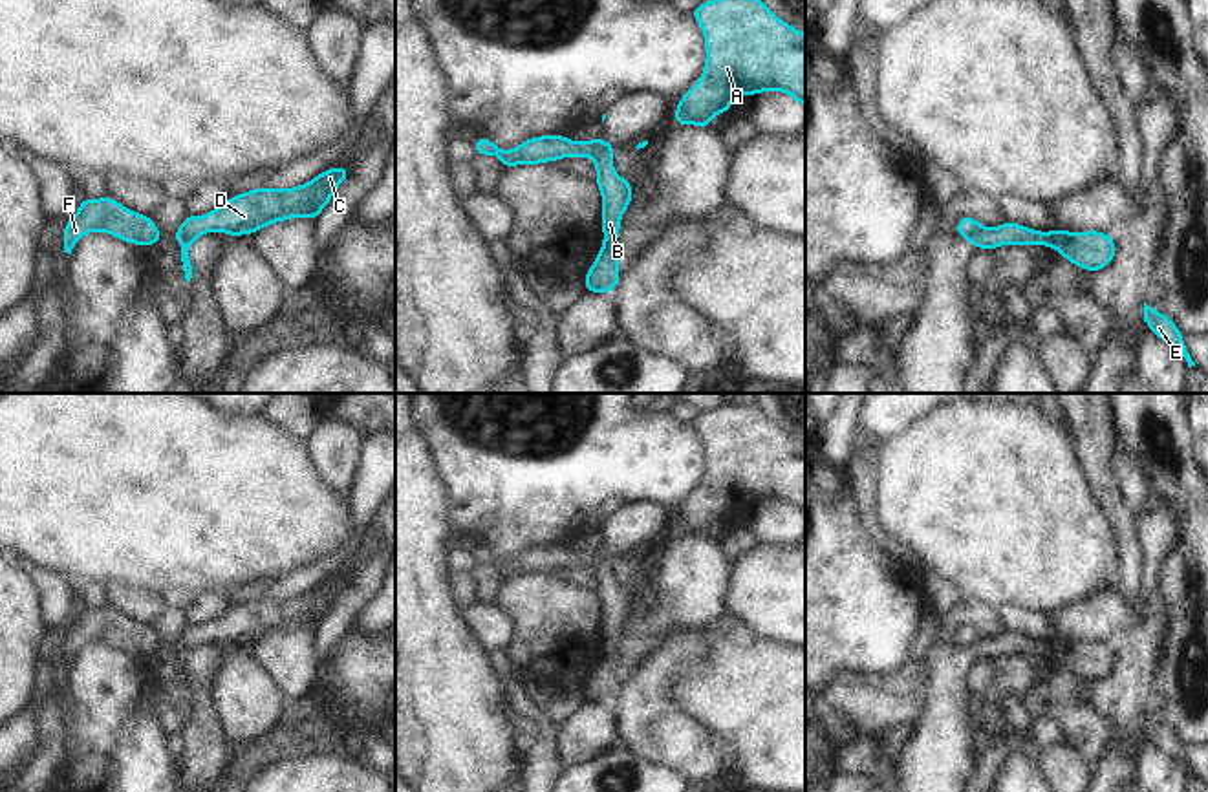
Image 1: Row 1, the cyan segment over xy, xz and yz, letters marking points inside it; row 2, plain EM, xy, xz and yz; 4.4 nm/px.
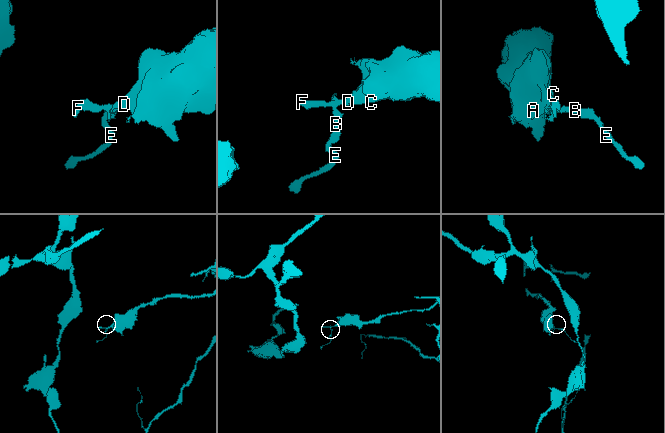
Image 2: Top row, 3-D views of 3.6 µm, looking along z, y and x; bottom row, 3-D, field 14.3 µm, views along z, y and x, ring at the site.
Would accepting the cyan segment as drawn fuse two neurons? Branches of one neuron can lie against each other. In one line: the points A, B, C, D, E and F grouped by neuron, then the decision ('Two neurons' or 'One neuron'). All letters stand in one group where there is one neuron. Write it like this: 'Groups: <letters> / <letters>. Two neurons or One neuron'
Groups: A C D F / B E. Two neurons

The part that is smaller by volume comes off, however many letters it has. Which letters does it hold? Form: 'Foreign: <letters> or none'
Foreign: B, E

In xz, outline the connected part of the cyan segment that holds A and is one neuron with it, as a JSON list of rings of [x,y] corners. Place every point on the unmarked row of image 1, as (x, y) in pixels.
[[[730,402],[701,412],[692,421],[705,446],[705,477],[701,488],[679,508],[675,534],[710,538],[716,523],[727,523],[734,505],[783,501],[805,518],[805,443],[778,428],[756,404]]]

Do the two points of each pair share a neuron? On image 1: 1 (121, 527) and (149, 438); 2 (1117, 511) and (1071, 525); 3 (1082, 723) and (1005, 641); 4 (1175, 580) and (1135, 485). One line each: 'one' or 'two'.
1: one
2: two
3: two
4: two

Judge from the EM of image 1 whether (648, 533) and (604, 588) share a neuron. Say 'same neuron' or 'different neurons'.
same neuron

